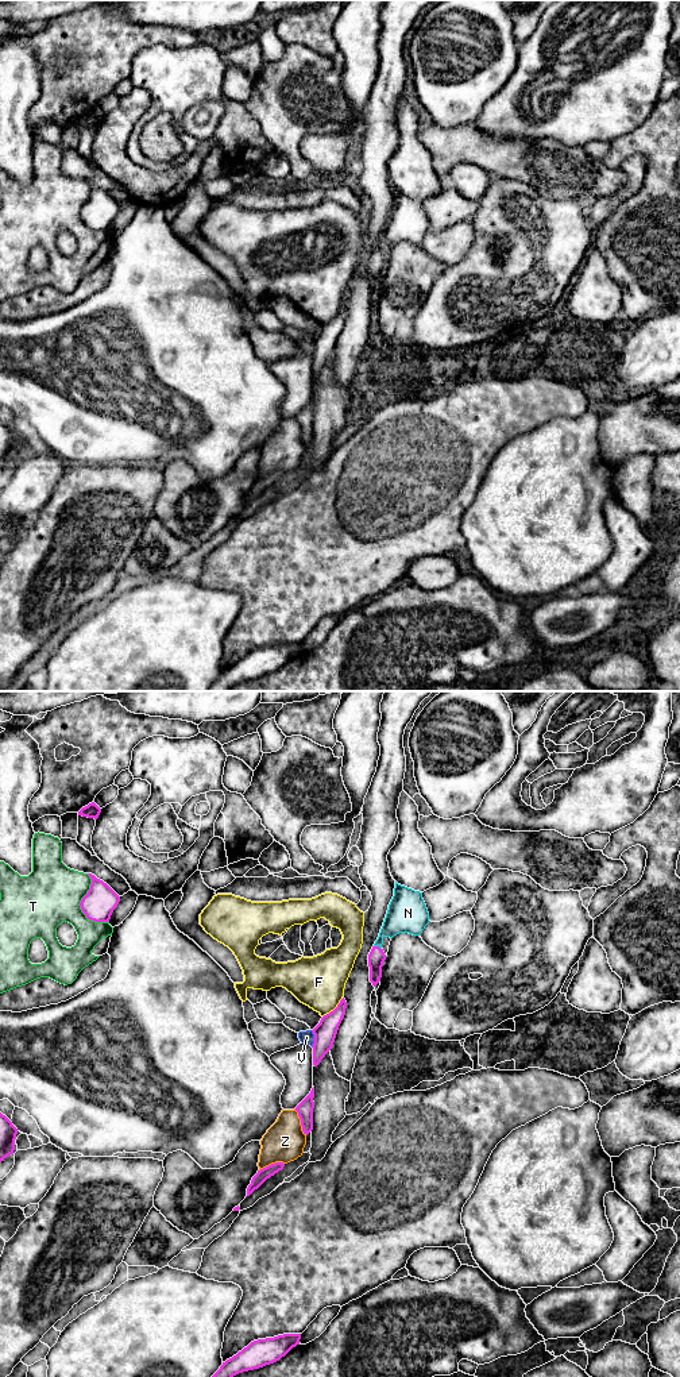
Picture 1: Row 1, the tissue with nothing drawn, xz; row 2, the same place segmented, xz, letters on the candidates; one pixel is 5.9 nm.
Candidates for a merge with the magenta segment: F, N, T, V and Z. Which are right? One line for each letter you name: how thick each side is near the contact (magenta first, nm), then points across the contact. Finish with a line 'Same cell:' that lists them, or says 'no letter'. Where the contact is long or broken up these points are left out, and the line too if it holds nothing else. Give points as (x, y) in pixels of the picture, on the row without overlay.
N: Thickness 100 nm (magenta) against 220 nm. Path across: xz (377, 265), (378, 255), (379, 247), (405, 223)
Same cell: N

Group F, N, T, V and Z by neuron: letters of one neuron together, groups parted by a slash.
F / N / T / V / Z

